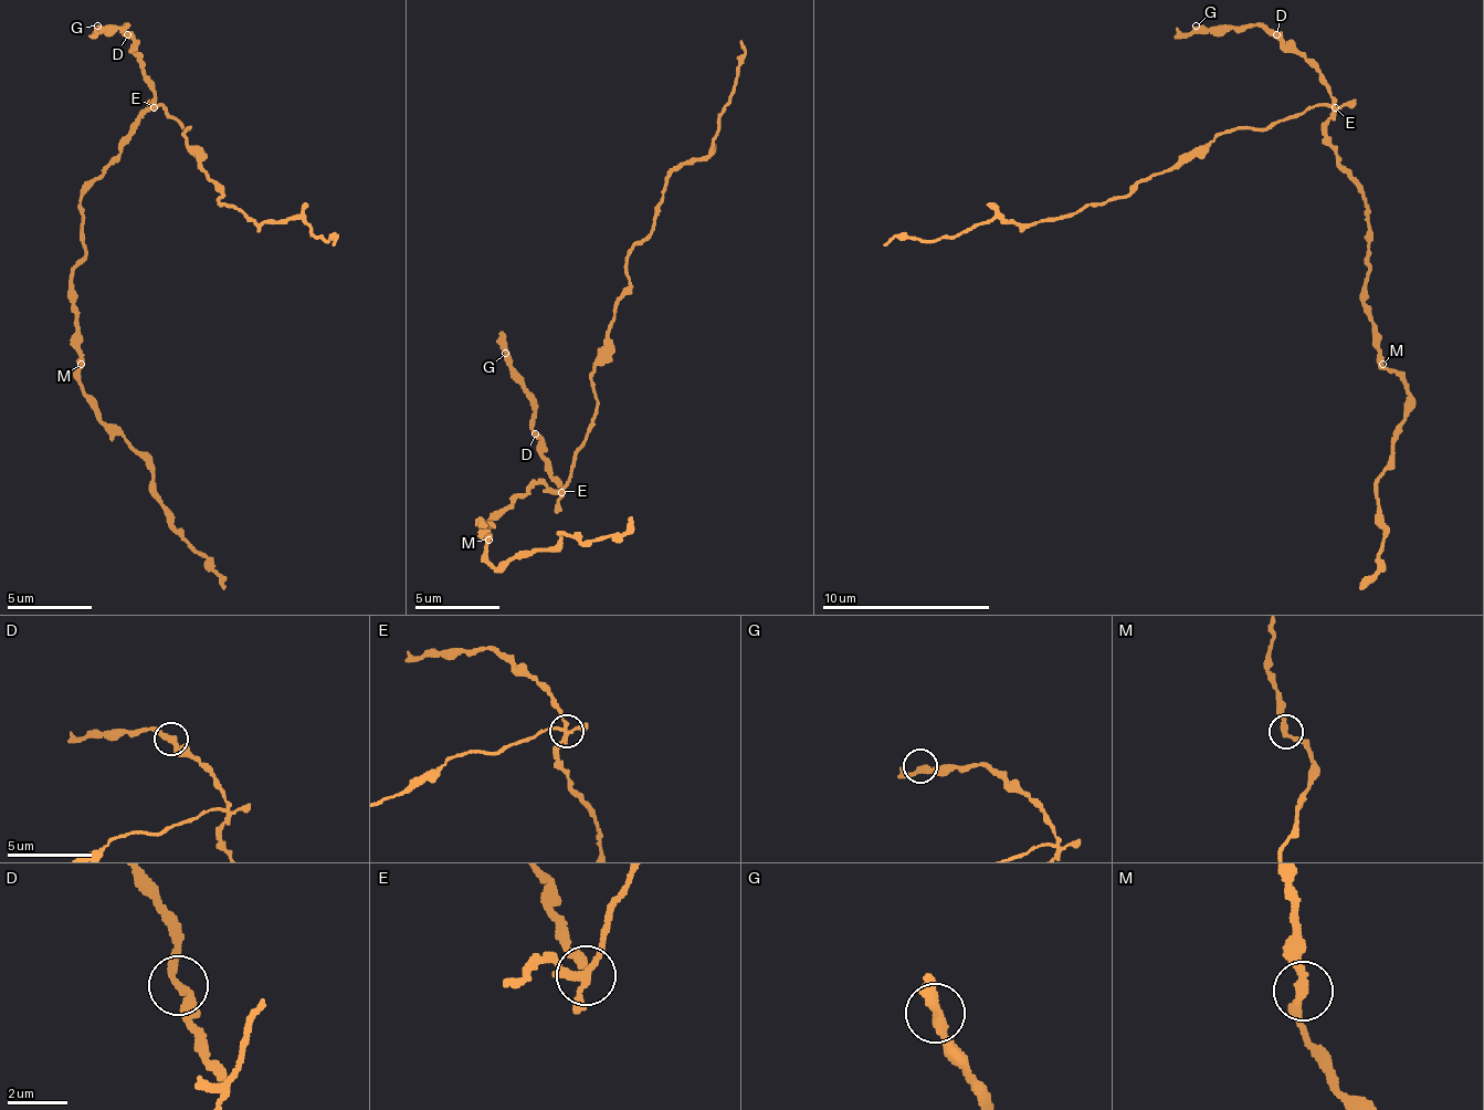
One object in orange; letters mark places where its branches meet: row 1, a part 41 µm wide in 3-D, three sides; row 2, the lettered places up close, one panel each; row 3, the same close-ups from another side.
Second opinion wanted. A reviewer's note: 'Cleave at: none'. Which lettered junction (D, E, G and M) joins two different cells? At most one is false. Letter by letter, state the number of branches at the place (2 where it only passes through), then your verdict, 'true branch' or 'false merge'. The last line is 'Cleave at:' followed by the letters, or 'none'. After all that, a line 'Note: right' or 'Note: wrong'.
D: branches 2; true branch
E: branches 4; false merge
G: branches 2; true branch
M: branches 2; true branch
Cleave at: E
Note: wrong

